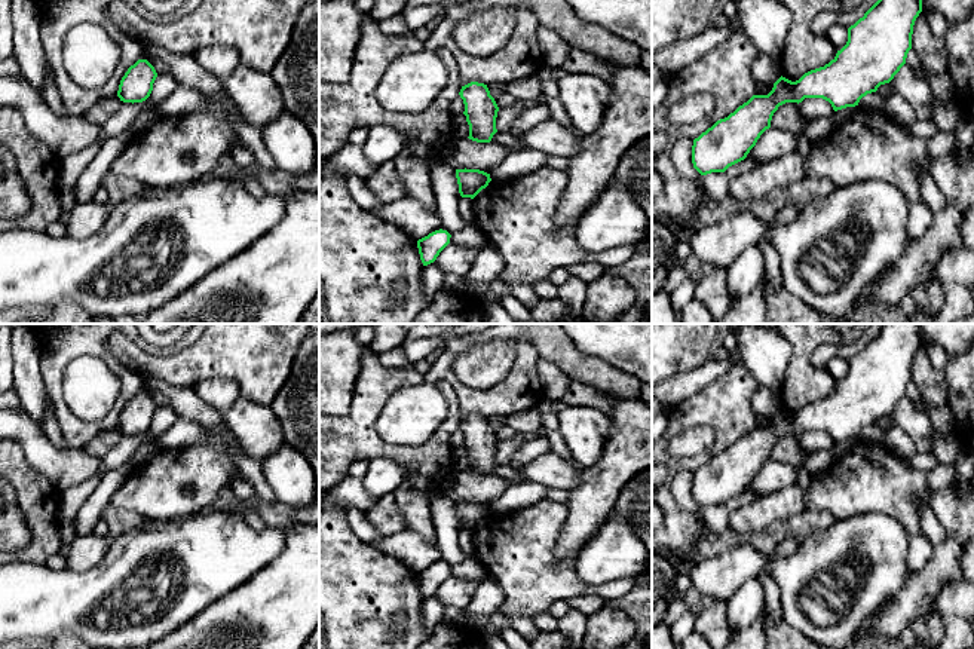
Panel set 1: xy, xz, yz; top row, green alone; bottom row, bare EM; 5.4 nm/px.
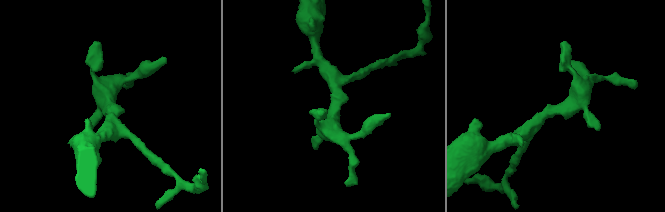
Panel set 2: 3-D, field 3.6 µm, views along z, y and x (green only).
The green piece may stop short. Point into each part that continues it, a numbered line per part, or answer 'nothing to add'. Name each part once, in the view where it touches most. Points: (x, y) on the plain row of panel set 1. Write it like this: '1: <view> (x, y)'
nothing to add

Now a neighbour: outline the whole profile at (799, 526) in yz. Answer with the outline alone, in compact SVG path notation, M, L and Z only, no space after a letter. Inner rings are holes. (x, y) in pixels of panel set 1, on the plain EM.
M805 509L800 514L790 515L779 523L769 526L763 532L730 532L717 535L705 527L702 536L692 548L692 558L693 563L698 564L722 555L738 544L748 544L763 554L774 555L778 544L784 539L794 538L800 544L809 535L827 530L834 521L836 518L826 511Z

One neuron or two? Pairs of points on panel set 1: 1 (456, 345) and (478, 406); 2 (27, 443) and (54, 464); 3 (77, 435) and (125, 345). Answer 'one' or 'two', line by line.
1: one
2: one
3: two

